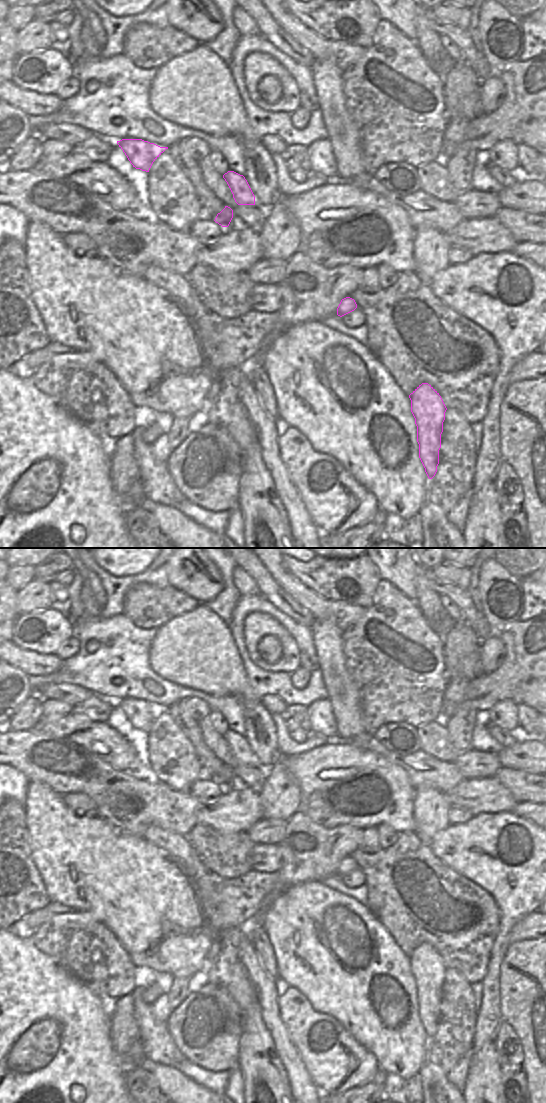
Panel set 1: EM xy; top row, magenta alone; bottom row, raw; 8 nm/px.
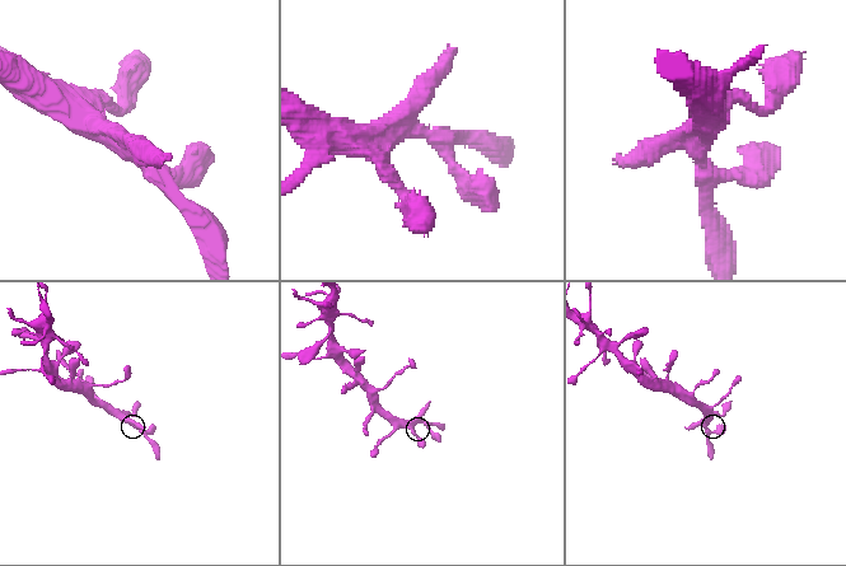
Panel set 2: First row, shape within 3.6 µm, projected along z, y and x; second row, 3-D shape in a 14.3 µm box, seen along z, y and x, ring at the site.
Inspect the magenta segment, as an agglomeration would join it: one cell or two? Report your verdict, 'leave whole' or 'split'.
leave whole

